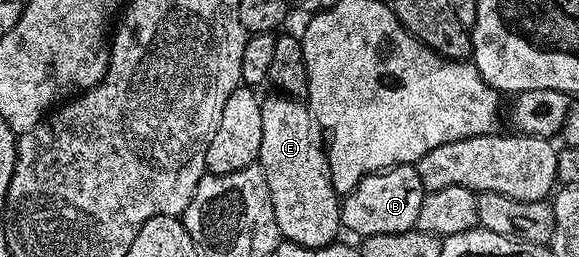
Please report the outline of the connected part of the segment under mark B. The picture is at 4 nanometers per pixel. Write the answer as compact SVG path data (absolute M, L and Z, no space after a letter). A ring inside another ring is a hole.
M397 164L385 168L383 172L371 172L343 197L340 206L341 225L347 231L349 228L356 238L408 232L416 227L418 209L422 207L425 191L422 178L418 178L418 170L411 164Z

